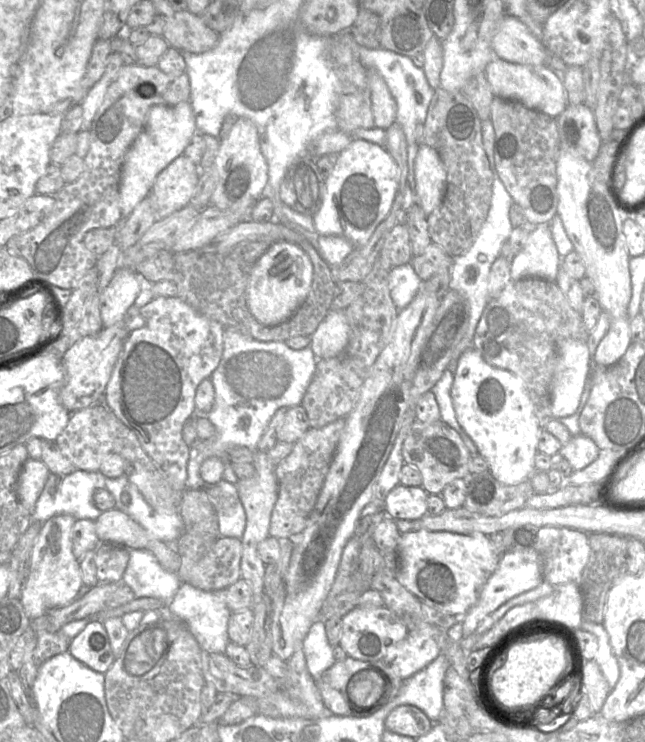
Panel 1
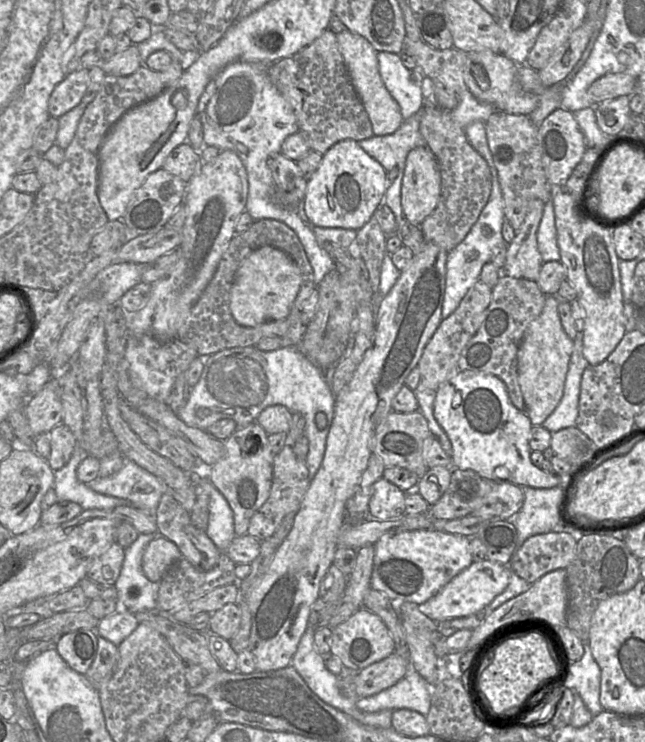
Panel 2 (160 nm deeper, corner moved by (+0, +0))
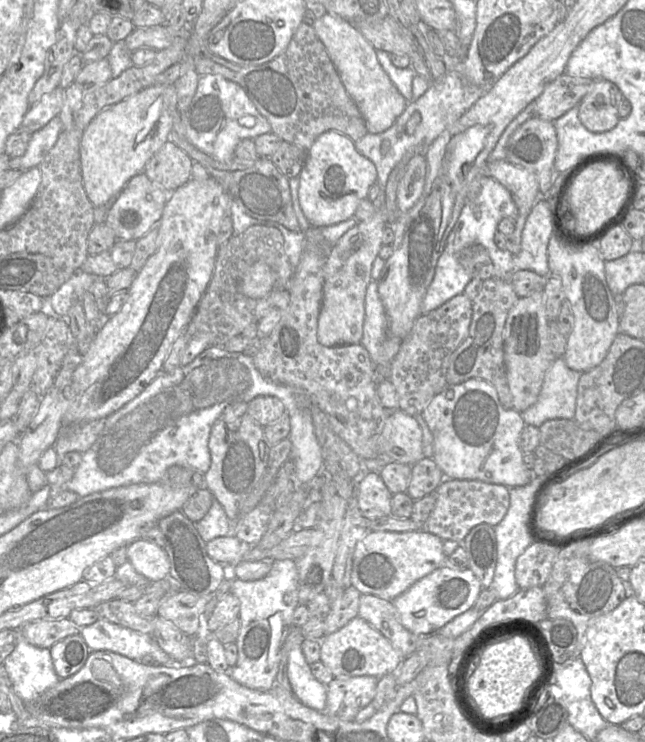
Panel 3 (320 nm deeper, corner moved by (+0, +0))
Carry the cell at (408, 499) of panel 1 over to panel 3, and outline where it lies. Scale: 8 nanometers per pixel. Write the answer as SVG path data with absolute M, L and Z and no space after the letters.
M364 472L357 481L359 509L368 521L390 516L392 497L380 472Z

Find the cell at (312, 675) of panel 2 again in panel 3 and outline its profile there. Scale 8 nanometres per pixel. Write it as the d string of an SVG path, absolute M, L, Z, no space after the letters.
M301 646L291 648L288 654L287 674L293 694L306 706L318 711L326 707L327 688L311 673Z

